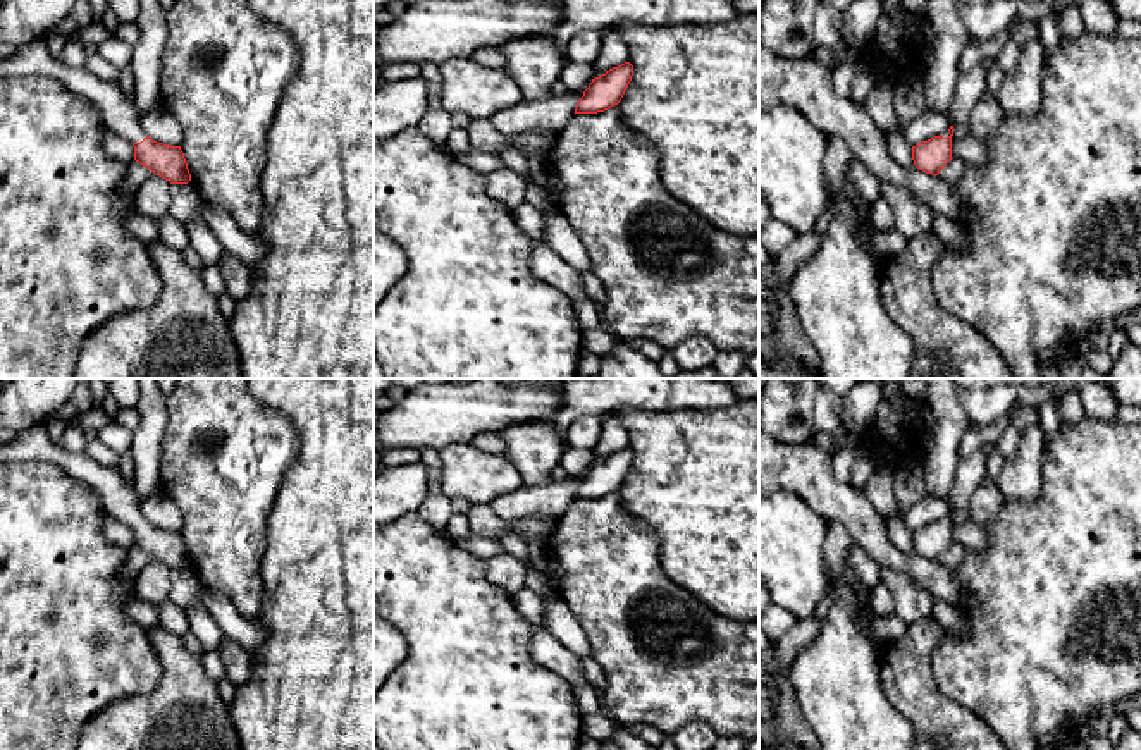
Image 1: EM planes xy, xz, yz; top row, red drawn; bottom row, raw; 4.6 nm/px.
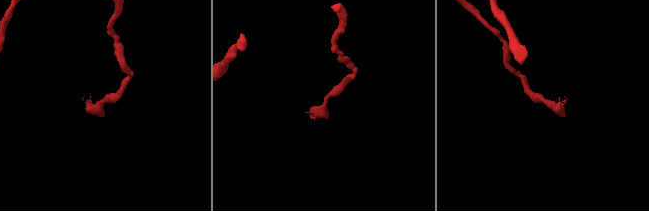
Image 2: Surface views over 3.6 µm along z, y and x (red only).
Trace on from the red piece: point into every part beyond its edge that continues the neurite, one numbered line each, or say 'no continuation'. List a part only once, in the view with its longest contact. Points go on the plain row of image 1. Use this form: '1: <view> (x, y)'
1: xy (119, 499)

